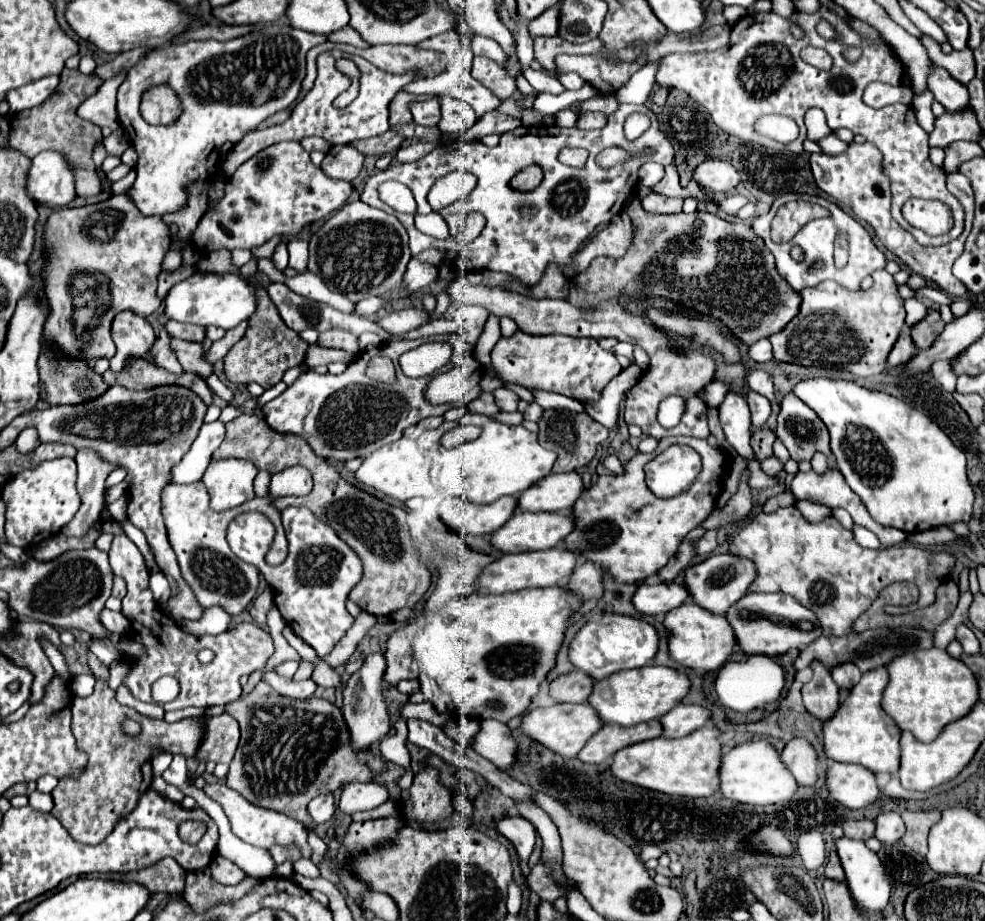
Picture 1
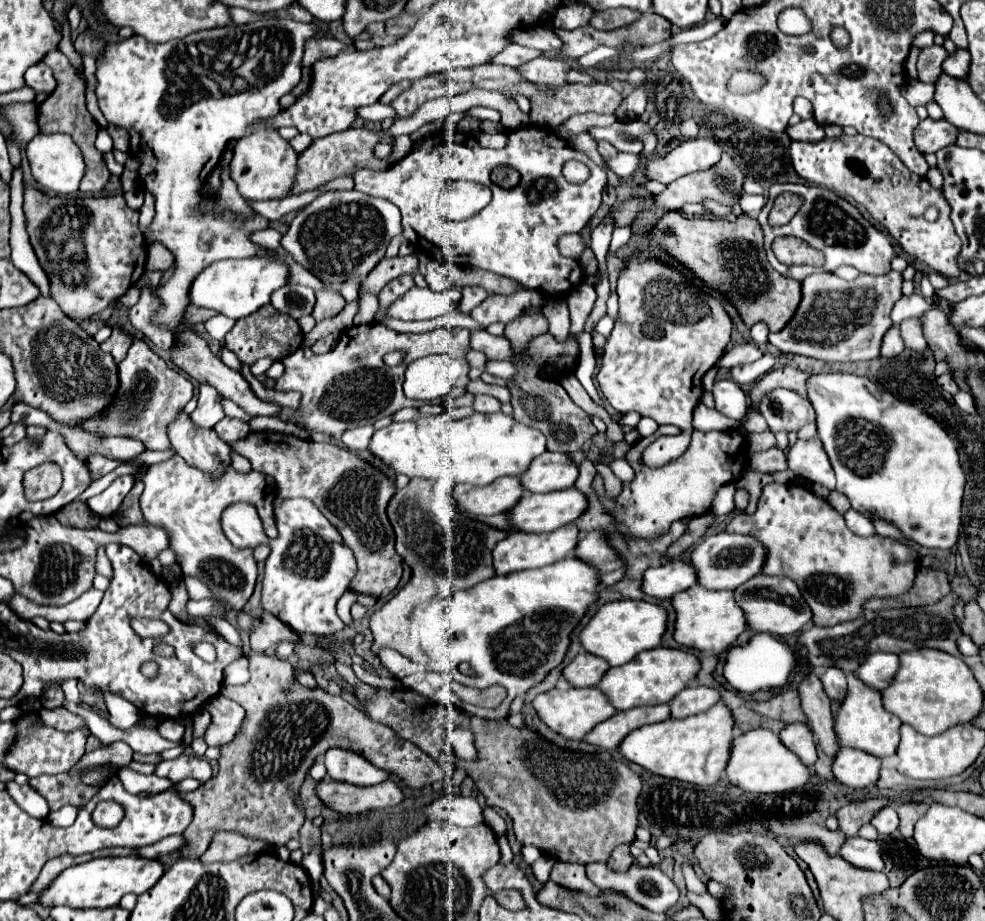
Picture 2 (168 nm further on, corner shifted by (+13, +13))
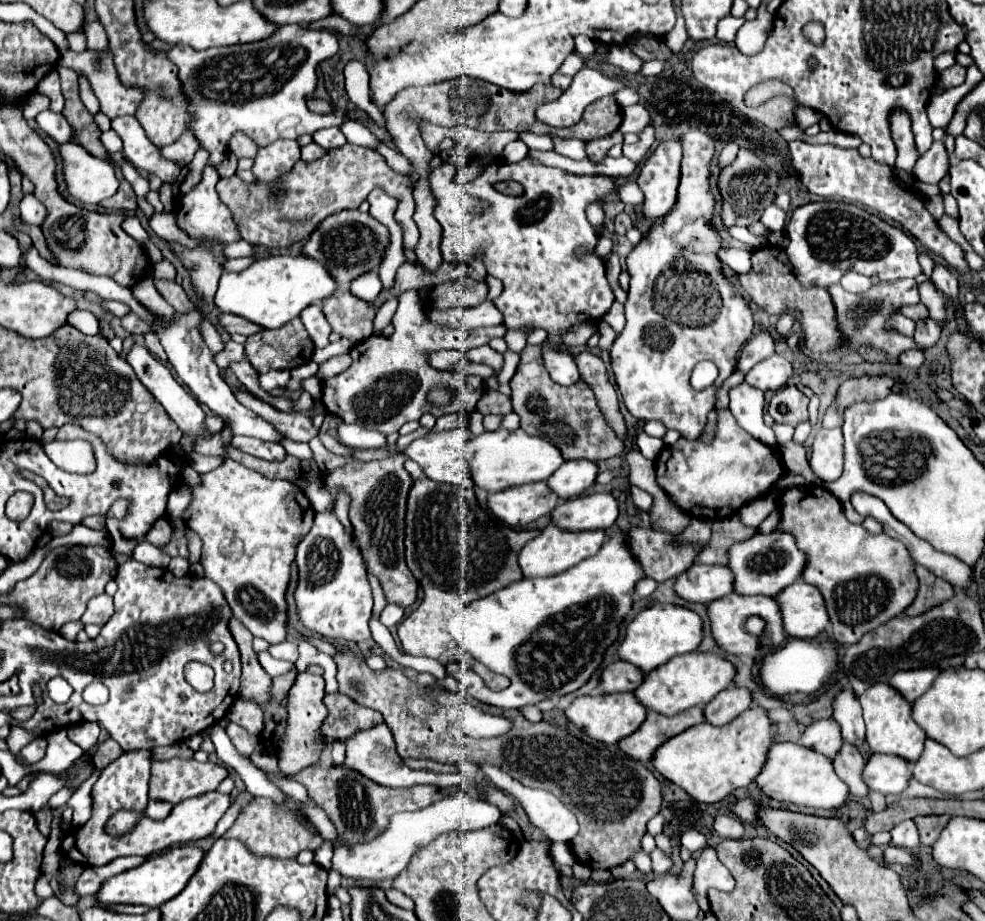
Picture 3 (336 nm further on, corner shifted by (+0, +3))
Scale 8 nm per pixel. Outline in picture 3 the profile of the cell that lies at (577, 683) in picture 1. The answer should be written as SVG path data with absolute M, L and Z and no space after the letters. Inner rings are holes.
M617 660L613 664L609 664L603 674L601 674L601 686L605 688L605 692L631 692L637 686L641 686L645 678L645 672L639 670L637 666L633 666L631 662L623 662Z

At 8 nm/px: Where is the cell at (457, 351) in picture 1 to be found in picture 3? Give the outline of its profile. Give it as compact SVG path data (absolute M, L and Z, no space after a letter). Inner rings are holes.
M407 290L399 294L398 307L392 318L395 327L393 336L369 336L365 342L355 344L351 348L351 366L335 378L323 382L323 402L327 410L339 416L347 424L361 424L369 430L377 430L381 434L397 432L405 422L419 420L423 414L439 414L437 406L429 402L429 392L437 386L453 392L453 398L447 406L441 406L441 414L451 412L473 412L477 400L485 392L485 384L475 376L459 376L453 372L435 370L427 364L427 352L441 348L457 348L471 350L487 344L491 338L503 338L505 326L495 328L477 328L463 330L451 328L443 324L431 322L419 302L417 290Z

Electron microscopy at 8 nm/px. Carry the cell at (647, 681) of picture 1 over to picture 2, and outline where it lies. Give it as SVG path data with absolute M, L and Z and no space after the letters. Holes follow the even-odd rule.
M658 646L654 650L640 652L634 660L630 660L624 666L608 668L598 688L604 692L604 696L610 700L610 704L616 710L628 710L636 706L654 706L654 704L670 702L682 688L686 688L696 678L698 670L700 670L700 664L694 654Z

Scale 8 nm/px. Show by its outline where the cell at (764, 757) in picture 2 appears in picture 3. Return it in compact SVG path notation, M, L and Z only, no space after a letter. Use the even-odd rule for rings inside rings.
M779 742L771 746L769 762L765 762L765 770L761 770L755 782L775 800L809 808L839 808L849 796L847 784L839 780L833 770L833 762L827 756L793 742Z

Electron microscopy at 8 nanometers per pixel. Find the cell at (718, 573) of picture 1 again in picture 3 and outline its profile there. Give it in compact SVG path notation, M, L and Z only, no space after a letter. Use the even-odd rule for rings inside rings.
M787 532L755 534L749 540L733 544L729 550L729 568L735 574L737 594L775 596L801 578L805 564L807 564L807 554L797 548L795 536Z

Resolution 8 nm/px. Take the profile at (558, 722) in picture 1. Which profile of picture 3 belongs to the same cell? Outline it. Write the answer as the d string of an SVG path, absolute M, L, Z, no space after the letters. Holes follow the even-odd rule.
M619 692L619 694L595 694L595 696L581 696L577 698L567 710L567 718L579 726L587 736L605 744L617 744L619 740L631 736L645 720L647 710L635 698L633 692Z

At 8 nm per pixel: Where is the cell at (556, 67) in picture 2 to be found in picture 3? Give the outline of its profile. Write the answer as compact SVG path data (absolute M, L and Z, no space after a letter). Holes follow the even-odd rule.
M587 66L573 78L573 84L555 103L537 109L536 118L551 128L569 128L581 120L587 104L595 102L597 98L615 94L623 88L627 88L625 82L609 78L603 72Z

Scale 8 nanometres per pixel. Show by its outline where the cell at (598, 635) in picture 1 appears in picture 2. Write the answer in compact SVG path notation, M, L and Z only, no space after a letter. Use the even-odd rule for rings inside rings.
M616 600L598 606L596 614L578 634L580 646L594 656L604 658L610 666L622 666L630 662L642 650L660 646L660 638L666 630L666 610L644 600Z

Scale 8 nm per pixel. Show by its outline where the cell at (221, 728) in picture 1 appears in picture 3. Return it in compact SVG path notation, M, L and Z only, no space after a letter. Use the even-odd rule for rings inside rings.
M235 700L233 706L227 710L227 718L239 726L243 726L249 734L259 736L263 730L263 710L253 702Z

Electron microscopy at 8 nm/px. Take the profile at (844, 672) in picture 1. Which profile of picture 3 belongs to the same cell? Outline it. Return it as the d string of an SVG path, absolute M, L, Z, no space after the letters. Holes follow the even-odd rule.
M843 690L841 694L837 694L833 702L833 710L835 710L833 718L841 726L843 740L855 748L863 746L865 744L865 722L861 716L861 704L855 698L855 694L851 690Z

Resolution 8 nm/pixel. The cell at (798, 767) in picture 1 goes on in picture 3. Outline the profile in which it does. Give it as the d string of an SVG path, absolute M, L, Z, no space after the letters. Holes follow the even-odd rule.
M833 718L813 722L803 732L801 744L825 754L827 758L835 758L835 754L841 750L841 744L843 744L839 724Z

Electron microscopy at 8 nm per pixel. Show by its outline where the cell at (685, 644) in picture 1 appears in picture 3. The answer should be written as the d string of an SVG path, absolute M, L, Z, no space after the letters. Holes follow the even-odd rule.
M727 594L719 600L715 600L713 604L709 604L709 618L711 618L711 630L713 630L713 636L717 640L717 644L727 650L729 654L739 654L739 656L755 656L757 650L759 650L759 638L753 636L753 634L747 634L743 628L745 628L745 622L749 616L761 616L767 626L763 630L763 634L767 638L771 638L771 642L775 642L775 648L779 648L787 634L785 634L785 628L783 628L783 618L781 618L781 608L779 608L779 602L771 596L741 596L741 594Z

